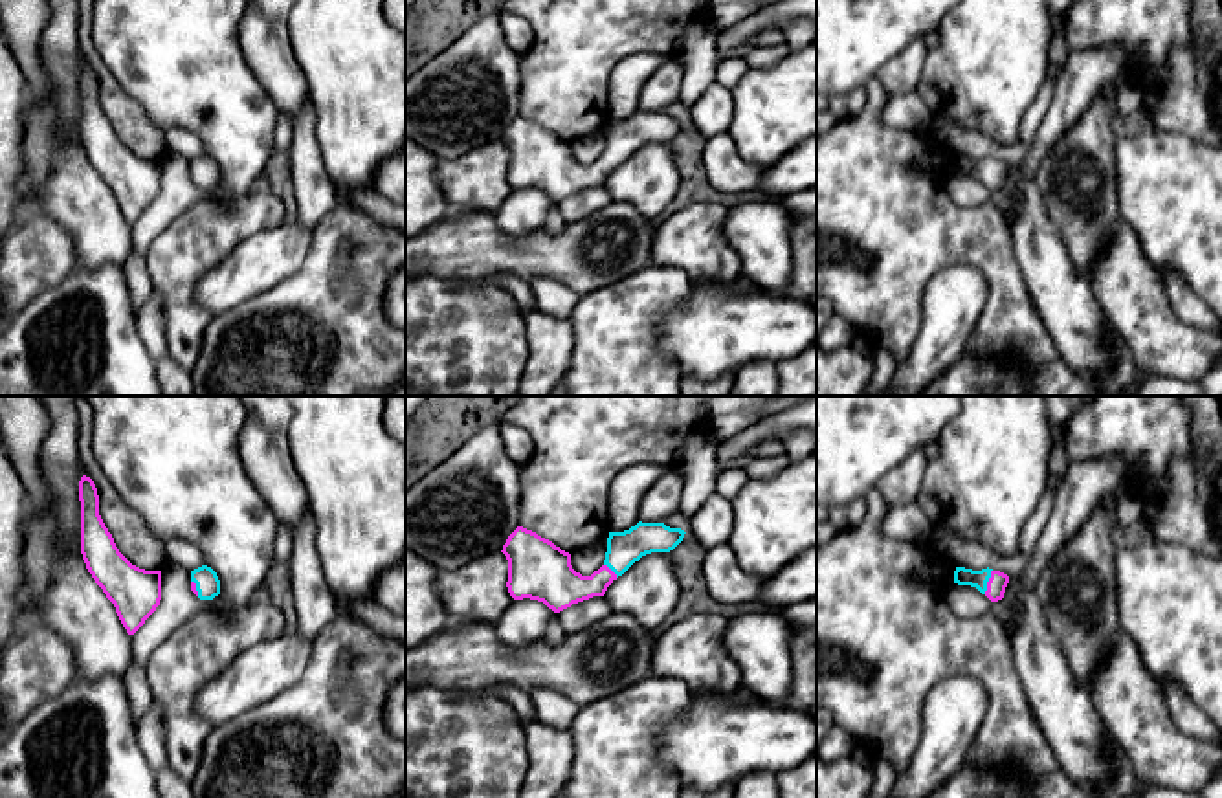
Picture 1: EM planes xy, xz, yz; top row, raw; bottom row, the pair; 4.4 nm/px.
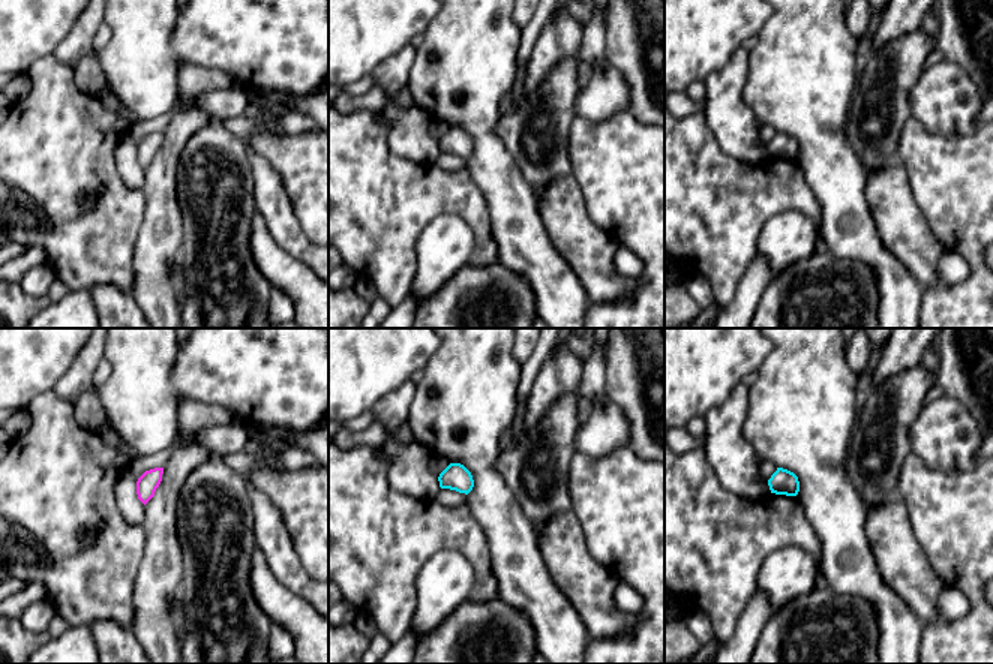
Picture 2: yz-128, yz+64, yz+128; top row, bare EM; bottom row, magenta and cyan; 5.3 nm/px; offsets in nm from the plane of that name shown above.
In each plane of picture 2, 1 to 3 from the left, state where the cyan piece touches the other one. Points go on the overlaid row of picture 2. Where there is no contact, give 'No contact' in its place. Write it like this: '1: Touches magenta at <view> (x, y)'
1: No contact
2: No contact
3: No contact

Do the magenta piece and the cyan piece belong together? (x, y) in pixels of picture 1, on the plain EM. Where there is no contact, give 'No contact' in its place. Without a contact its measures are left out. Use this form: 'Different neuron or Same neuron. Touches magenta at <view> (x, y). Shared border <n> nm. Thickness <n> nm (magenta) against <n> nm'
Same neuron. Touches magenta at yz (988, 171). Shared border 120 nm. Thickness 90 nm (magenta) against 80 nm

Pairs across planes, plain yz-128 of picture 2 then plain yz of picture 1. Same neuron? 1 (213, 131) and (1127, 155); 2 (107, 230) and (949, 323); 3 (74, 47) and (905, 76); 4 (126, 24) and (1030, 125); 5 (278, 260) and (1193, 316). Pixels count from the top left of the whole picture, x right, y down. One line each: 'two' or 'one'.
1: two
2: two
3: one
4: two
5: two

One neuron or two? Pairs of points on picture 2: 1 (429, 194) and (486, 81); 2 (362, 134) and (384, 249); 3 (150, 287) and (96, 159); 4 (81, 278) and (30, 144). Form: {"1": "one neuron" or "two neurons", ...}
{"1": "two neurons", "2": "one neuron", "3": "two neurons", "4": "one neuron"}

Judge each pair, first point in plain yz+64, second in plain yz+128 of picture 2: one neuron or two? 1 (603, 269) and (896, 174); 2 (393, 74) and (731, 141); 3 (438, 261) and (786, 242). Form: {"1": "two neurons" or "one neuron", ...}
{"1": "one neuron", "2": "one neuron", "3": "one neuron"}

